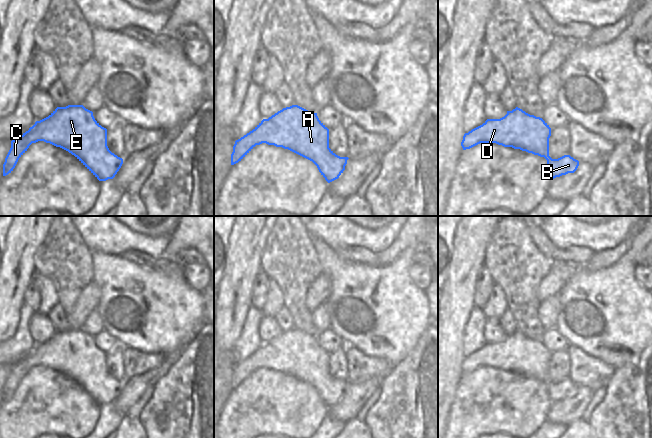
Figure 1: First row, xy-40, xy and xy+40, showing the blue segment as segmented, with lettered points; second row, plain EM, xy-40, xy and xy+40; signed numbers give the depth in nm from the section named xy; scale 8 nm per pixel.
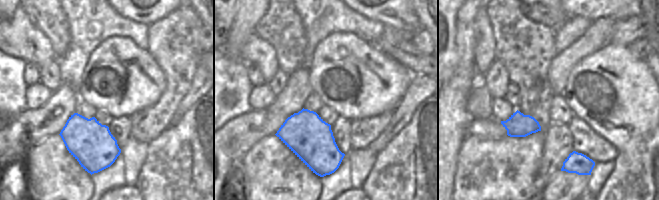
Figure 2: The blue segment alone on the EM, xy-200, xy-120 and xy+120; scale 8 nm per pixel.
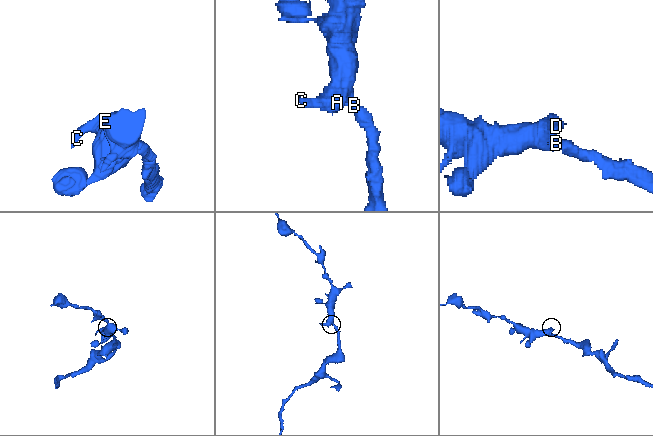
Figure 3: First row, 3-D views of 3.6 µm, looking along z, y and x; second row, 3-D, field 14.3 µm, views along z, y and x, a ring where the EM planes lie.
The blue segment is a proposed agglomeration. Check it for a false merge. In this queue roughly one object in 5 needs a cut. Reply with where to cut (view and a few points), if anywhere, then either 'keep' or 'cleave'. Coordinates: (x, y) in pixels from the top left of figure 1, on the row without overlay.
cut none; keep

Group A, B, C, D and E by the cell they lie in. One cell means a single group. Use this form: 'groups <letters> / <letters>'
groups A B C D E

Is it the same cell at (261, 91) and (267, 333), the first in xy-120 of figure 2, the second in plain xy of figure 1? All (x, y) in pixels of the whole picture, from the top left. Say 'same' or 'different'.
same

